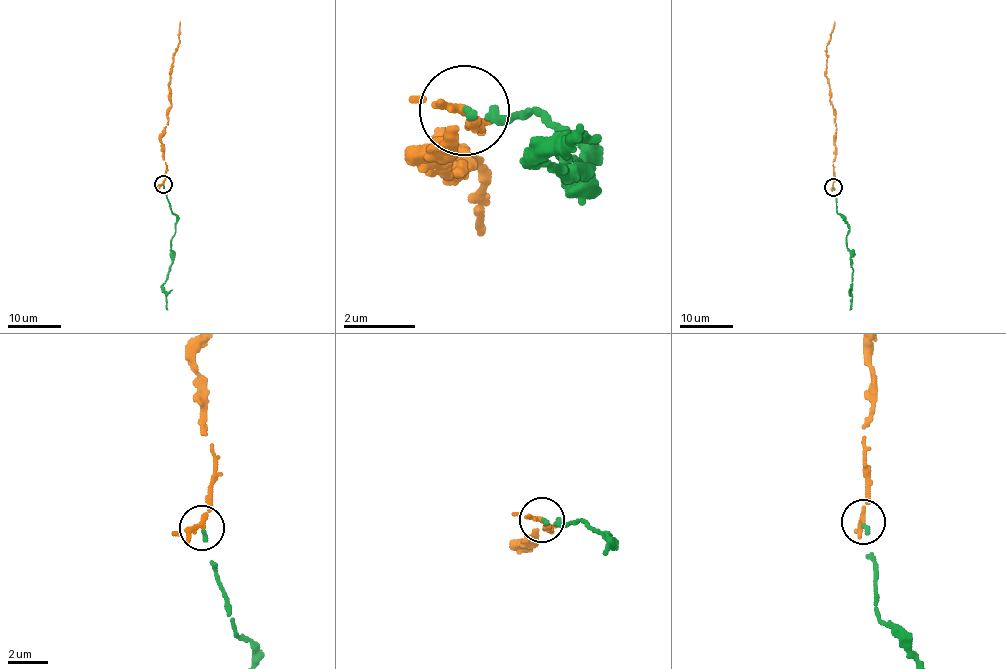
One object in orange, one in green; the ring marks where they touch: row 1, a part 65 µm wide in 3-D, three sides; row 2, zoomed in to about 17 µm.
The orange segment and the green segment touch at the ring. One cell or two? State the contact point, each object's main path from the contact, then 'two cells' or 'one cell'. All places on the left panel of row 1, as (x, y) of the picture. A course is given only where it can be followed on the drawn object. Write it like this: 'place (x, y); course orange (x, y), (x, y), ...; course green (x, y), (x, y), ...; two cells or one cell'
place (163, 184); course orange (163, 184), (166, 162), (160, 134), (168, 121), (167, 109), (171, 105), (169, 82), (180, 22); course green (163, 185), (171, 211), (177, 218), (171, 240), (171, 269), (163, 285), (167, 310); two cells

